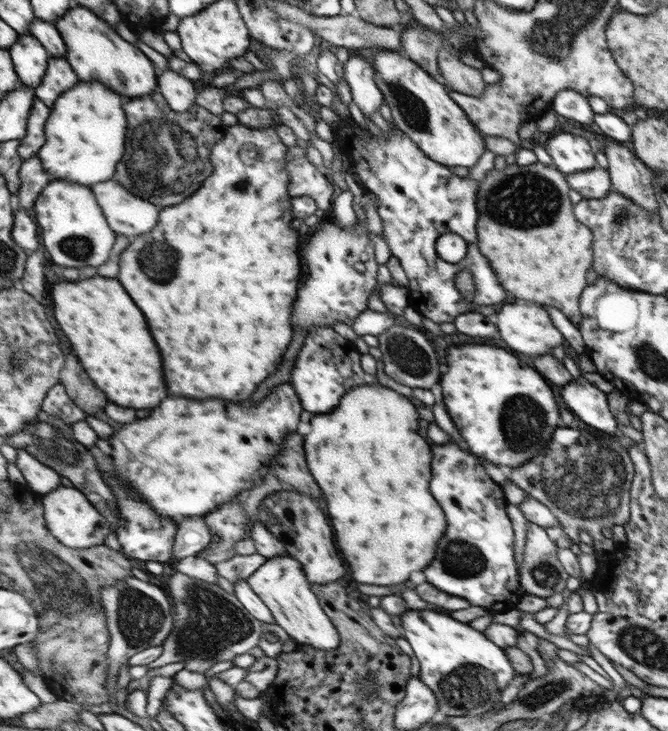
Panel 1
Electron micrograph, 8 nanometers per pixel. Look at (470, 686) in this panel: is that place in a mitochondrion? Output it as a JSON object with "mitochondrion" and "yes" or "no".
{"mitochondrion":"yes"}

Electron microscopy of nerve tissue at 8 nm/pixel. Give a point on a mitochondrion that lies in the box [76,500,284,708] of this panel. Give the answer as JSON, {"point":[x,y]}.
{"point":[212,624]}

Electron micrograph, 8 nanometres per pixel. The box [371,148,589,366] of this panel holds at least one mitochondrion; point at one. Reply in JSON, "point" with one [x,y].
{"point":[524,201]}

